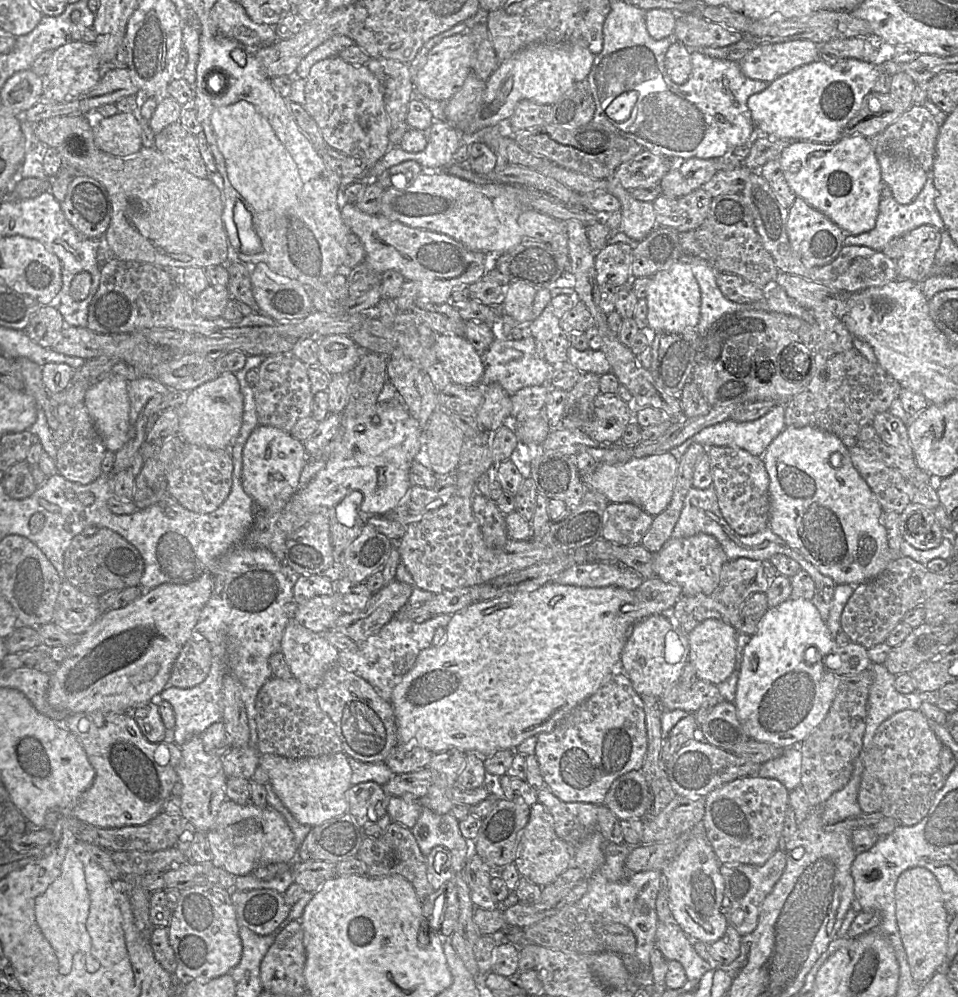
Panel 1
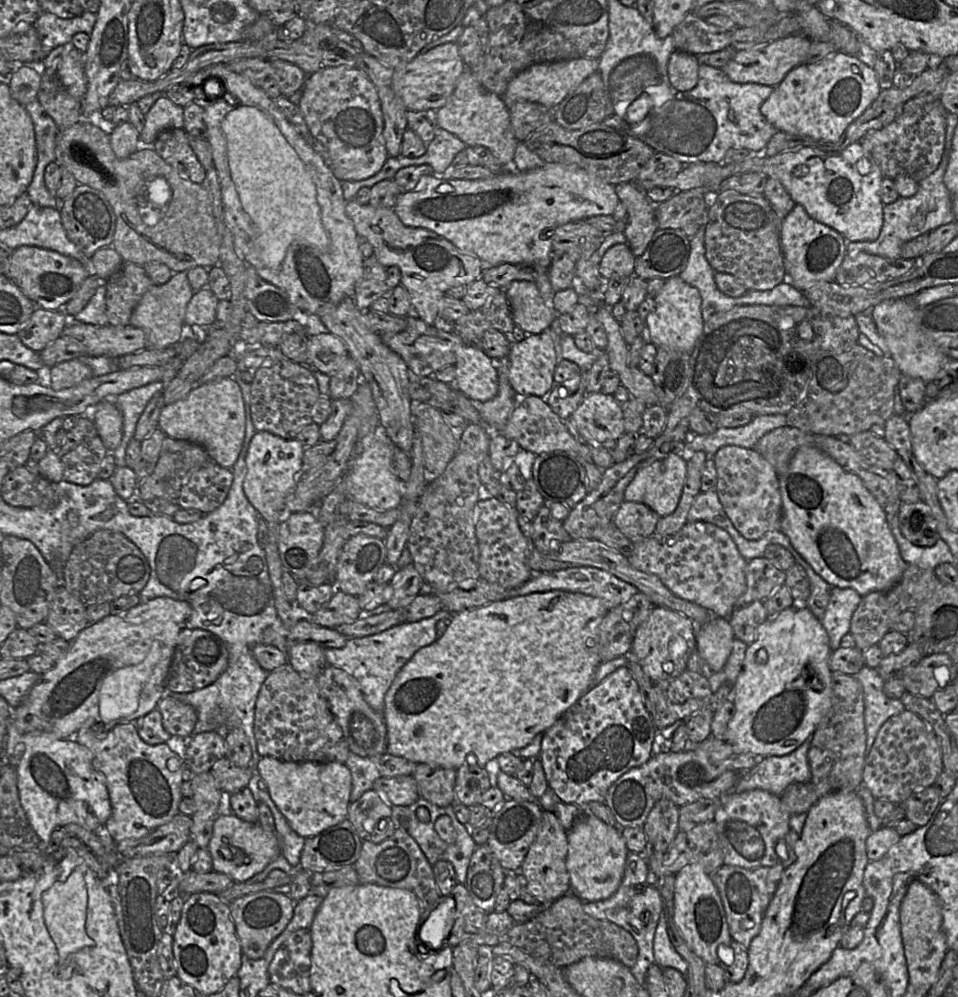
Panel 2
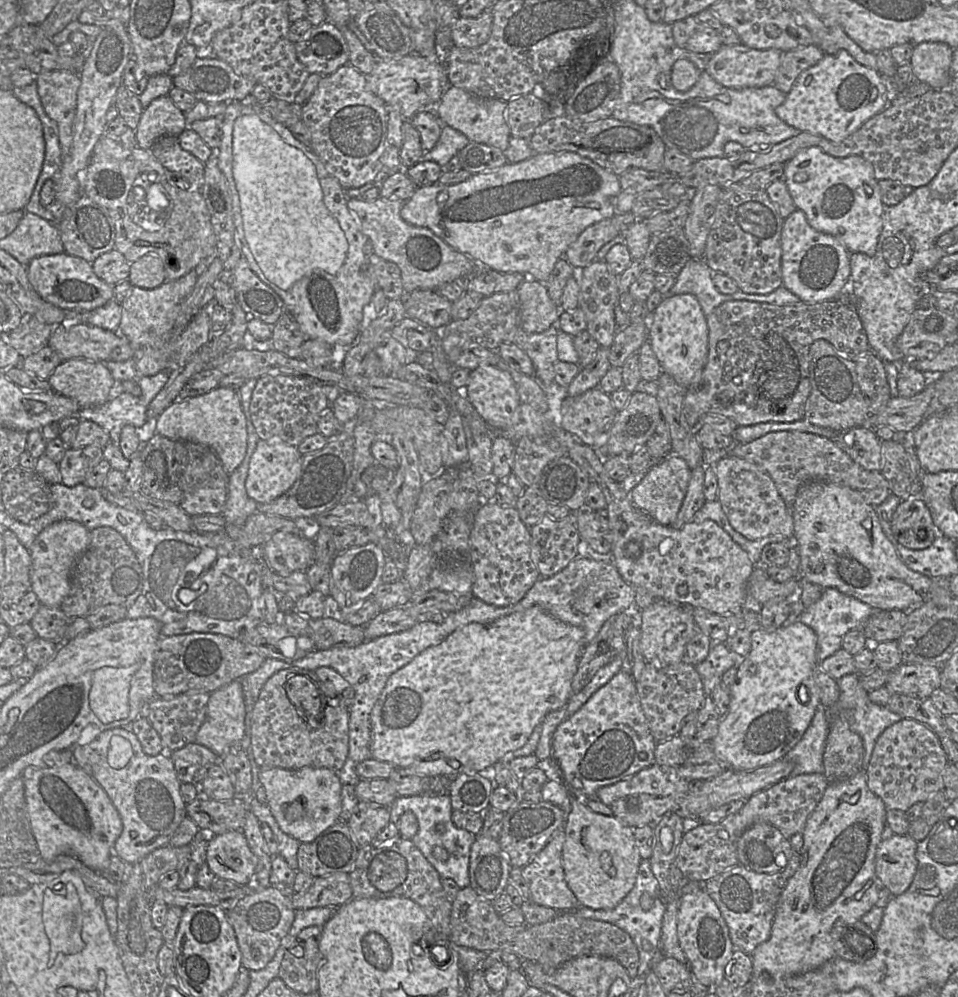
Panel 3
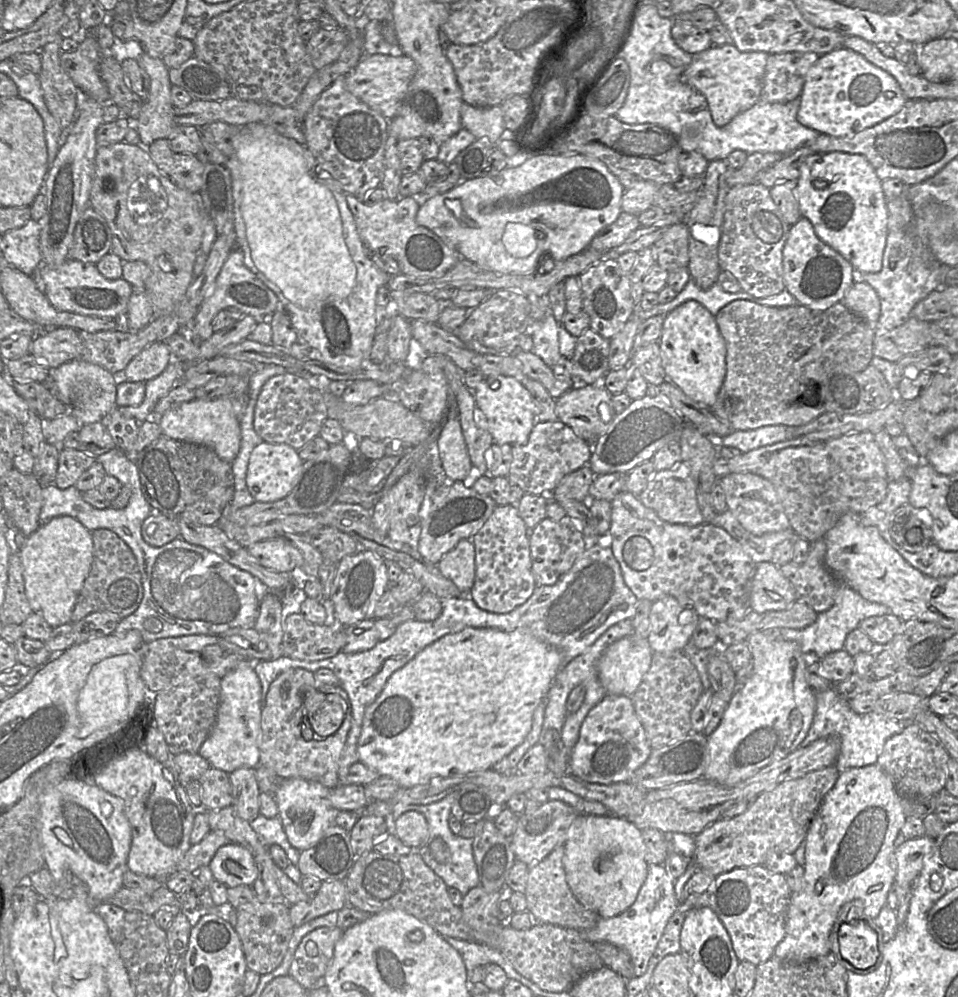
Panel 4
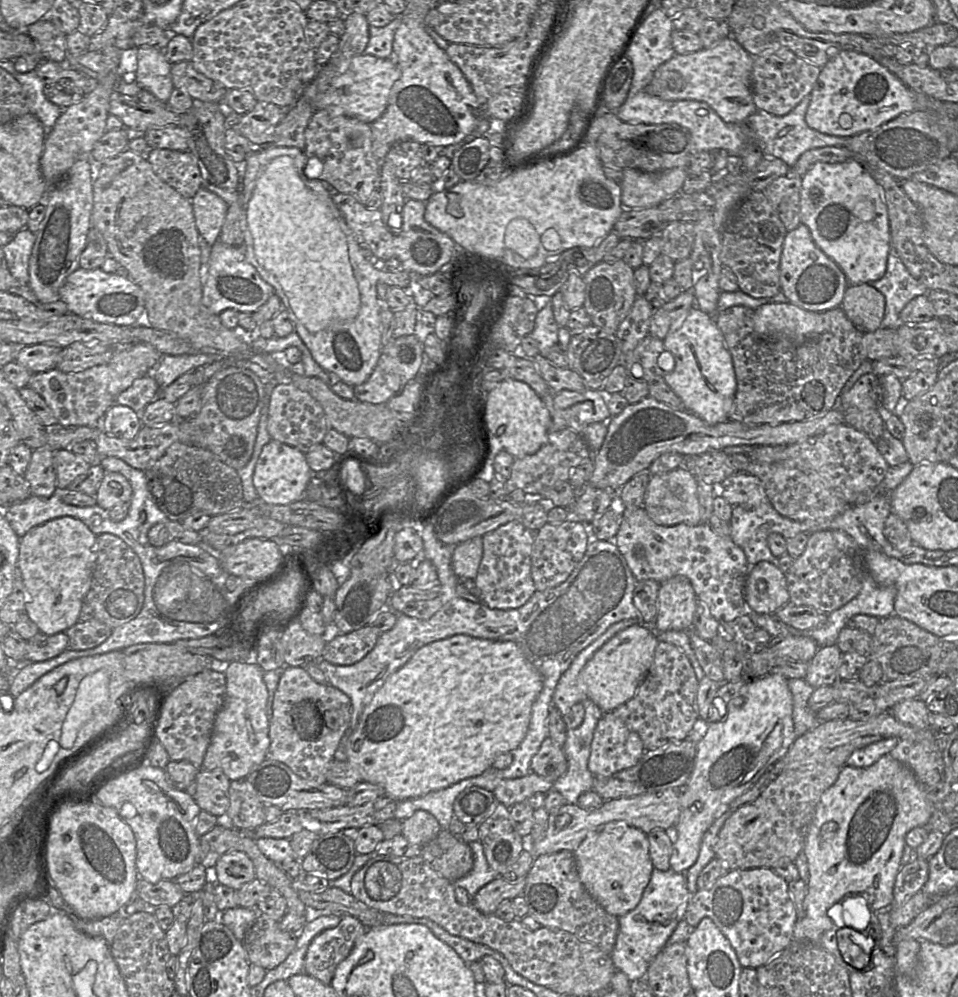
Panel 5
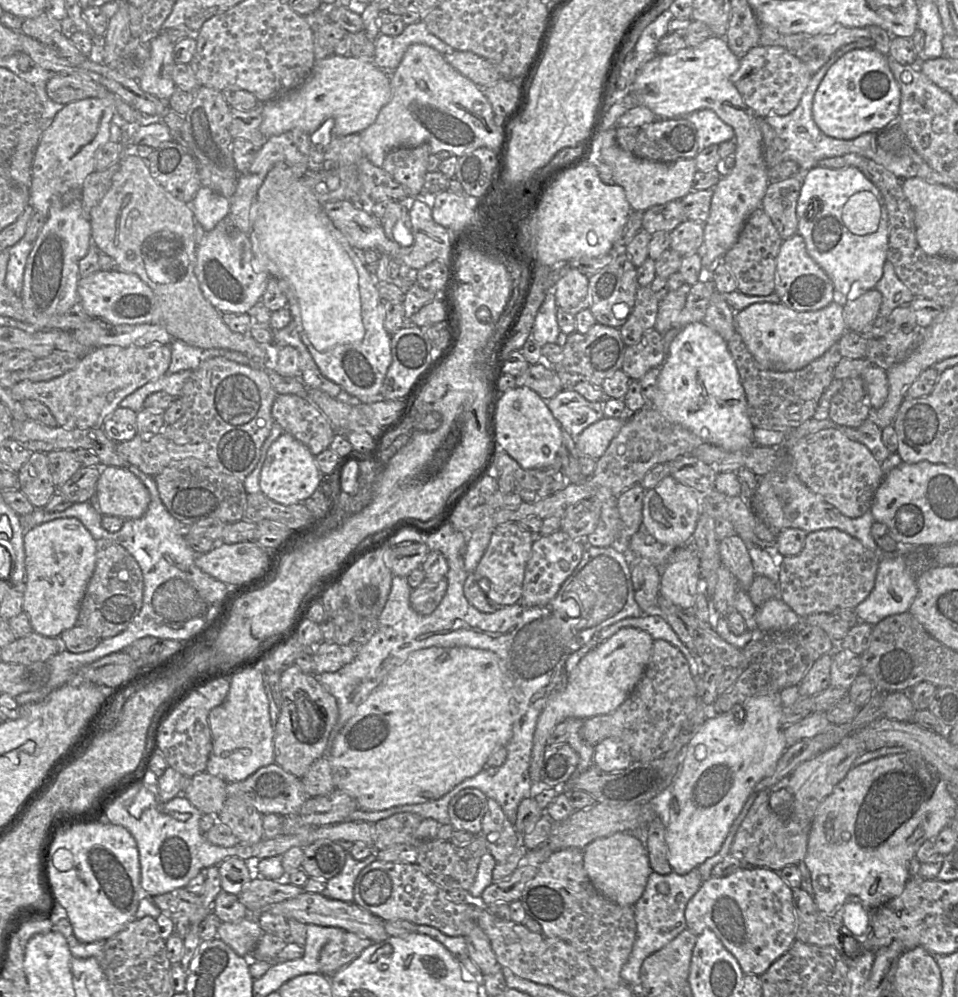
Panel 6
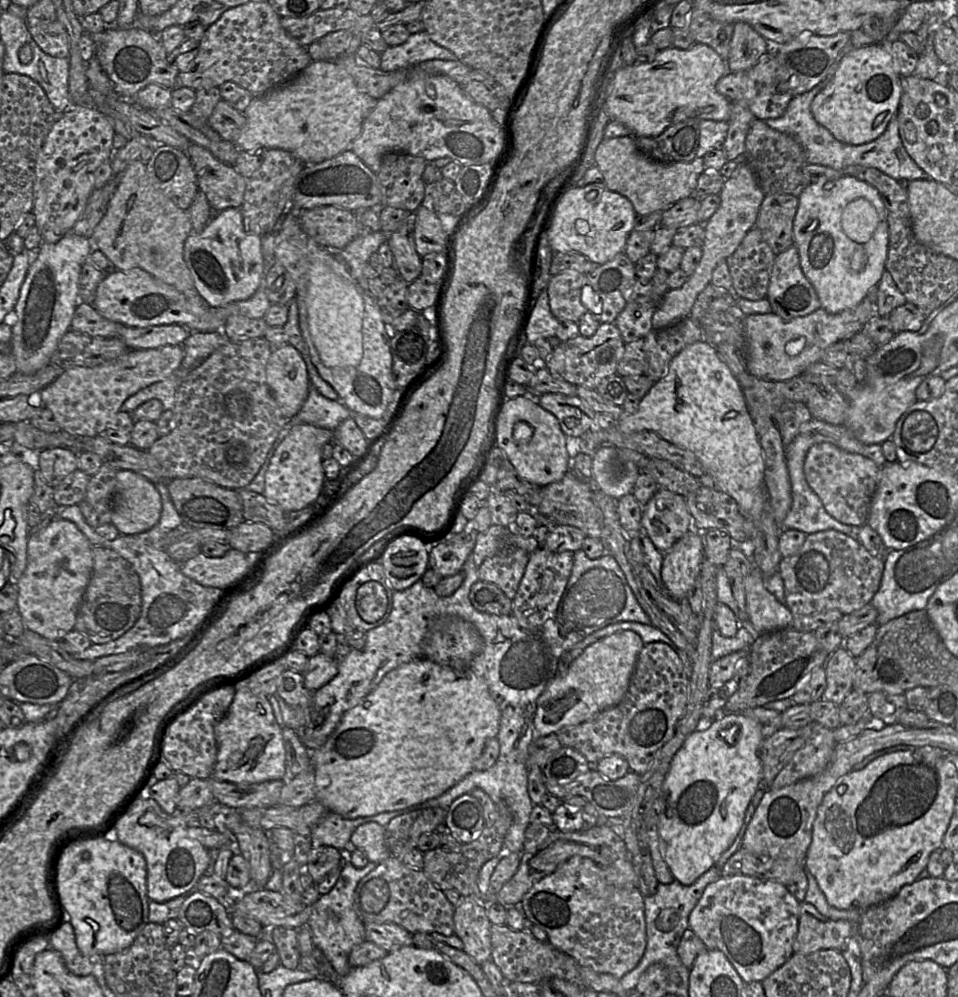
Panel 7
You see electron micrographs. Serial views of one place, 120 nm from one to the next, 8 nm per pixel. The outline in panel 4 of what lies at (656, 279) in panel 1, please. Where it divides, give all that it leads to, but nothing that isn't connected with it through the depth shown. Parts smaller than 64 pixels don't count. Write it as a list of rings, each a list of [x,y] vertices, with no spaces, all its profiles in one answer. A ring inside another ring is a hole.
[[[688,300],[665,316],[658,344],[666,380],[711,408],[726,376],[726,345],[715,317],[700,303]]]

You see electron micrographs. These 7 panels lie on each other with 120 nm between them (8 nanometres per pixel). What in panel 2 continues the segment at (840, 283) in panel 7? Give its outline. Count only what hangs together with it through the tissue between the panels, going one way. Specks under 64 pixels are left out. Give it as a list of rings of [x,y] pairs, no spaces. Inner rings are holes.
[[[859,141],[840,152],[827,152],[814,147],[802,147],[766,157],[764,149],[762,149],[756,152],[755,156],[749,156],[744,160],[722,161],[719,164],[722,166],[723,178],[745,172],[757,172],[779,180],[793,201],[802,205],[809,216],[833,228],[848,242],[875,241],[880,235],[883,226],[884,206],[881,201],[881,183],[884,177],[875,160],[864,150]],[[861,159],[868,159],[870,164],[870,170],[865,175],[860,174],[856,168],[857,162]]]

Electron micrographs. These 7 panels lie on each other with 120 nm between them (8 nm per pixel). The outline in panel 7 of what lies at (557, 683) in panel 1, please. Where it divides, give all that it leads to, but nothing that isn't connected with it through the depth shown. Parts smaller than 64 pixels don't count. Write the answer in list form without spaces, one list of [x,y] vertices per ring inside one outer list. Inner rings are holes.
[[[415,658],[389,671],[377,687],[364,697],[355,707],[345,712],[335,731],[325,744],[311,751],[312,766],[315,772],[316,799],[329,812],[334,812],[346,819],[374,816],[383,812],[405,809],[409,806],[436,798],[474,771],[474,763],[483,752],[485,743],[496,738],[500,726],[501,712],[492,698],[486,683],[470,668],[458,671],[441,665],[427,658]]]

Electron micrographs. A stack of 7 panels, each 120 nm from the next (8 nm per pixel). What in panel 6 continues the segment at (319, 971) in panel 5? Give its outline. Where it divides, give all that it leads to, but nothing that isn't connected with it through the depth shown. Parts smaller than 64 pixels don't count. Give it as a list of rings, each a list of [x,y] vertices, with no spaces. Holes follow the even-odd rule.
[[[346,931],[340,940],[328,942],[320,952],[320,973],[331,977],[355,961],[374,942]]]

